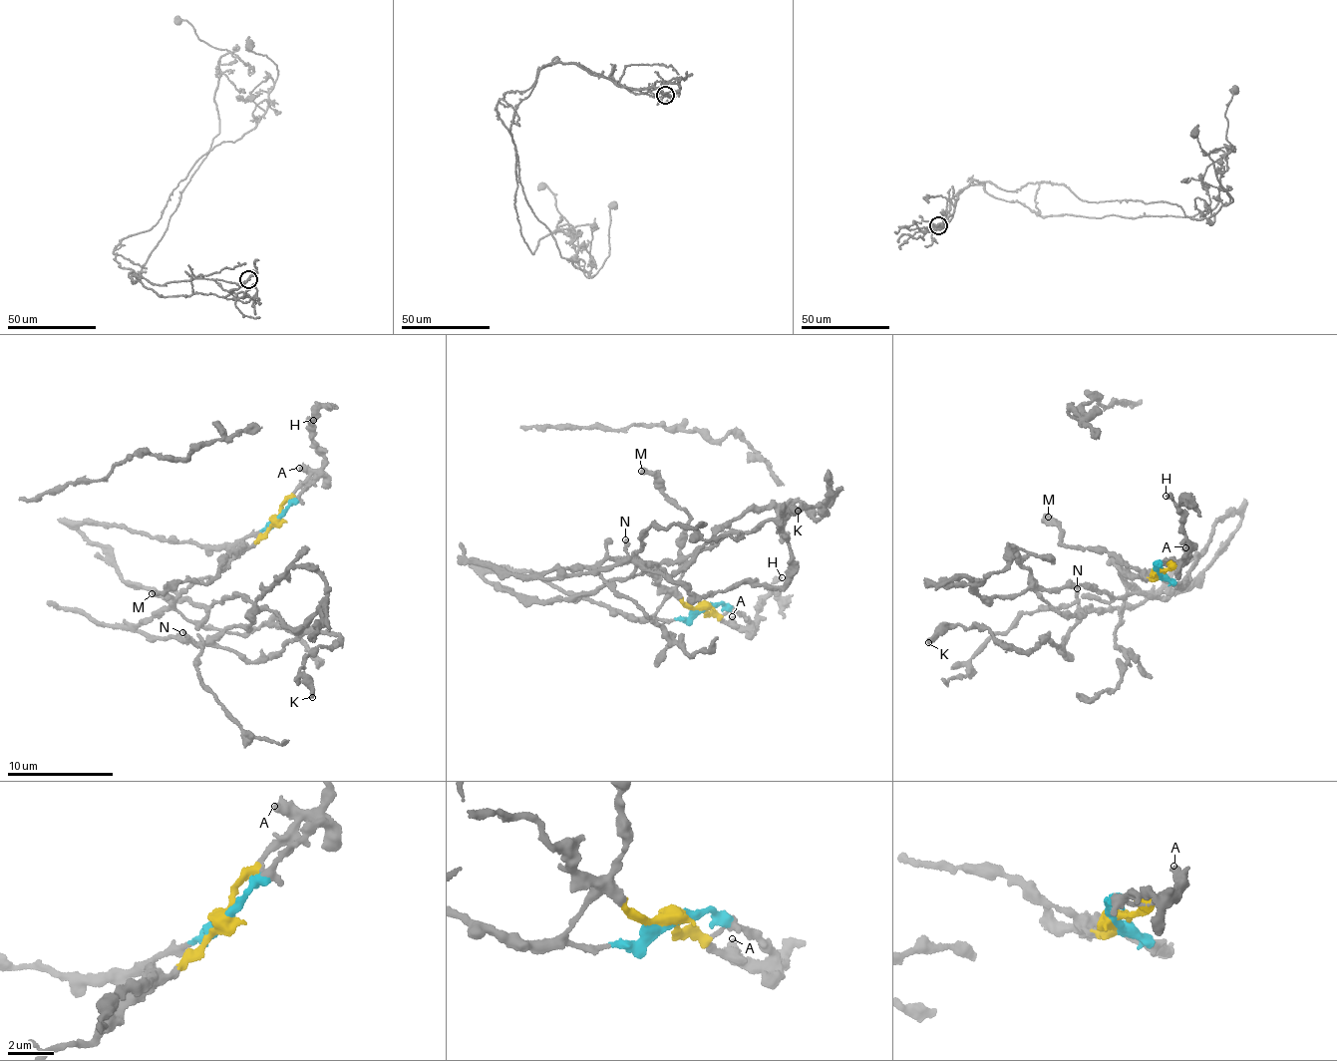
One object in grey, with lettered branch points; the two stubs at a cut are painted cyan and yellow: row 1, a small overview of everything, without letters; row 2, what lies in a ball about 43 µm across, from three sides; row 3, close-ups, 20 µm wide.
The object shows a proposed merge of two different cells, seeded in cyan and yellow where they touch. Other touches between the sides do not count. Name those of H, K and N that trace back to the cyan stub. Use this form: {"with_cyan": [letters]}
{"with_cyan": []}

